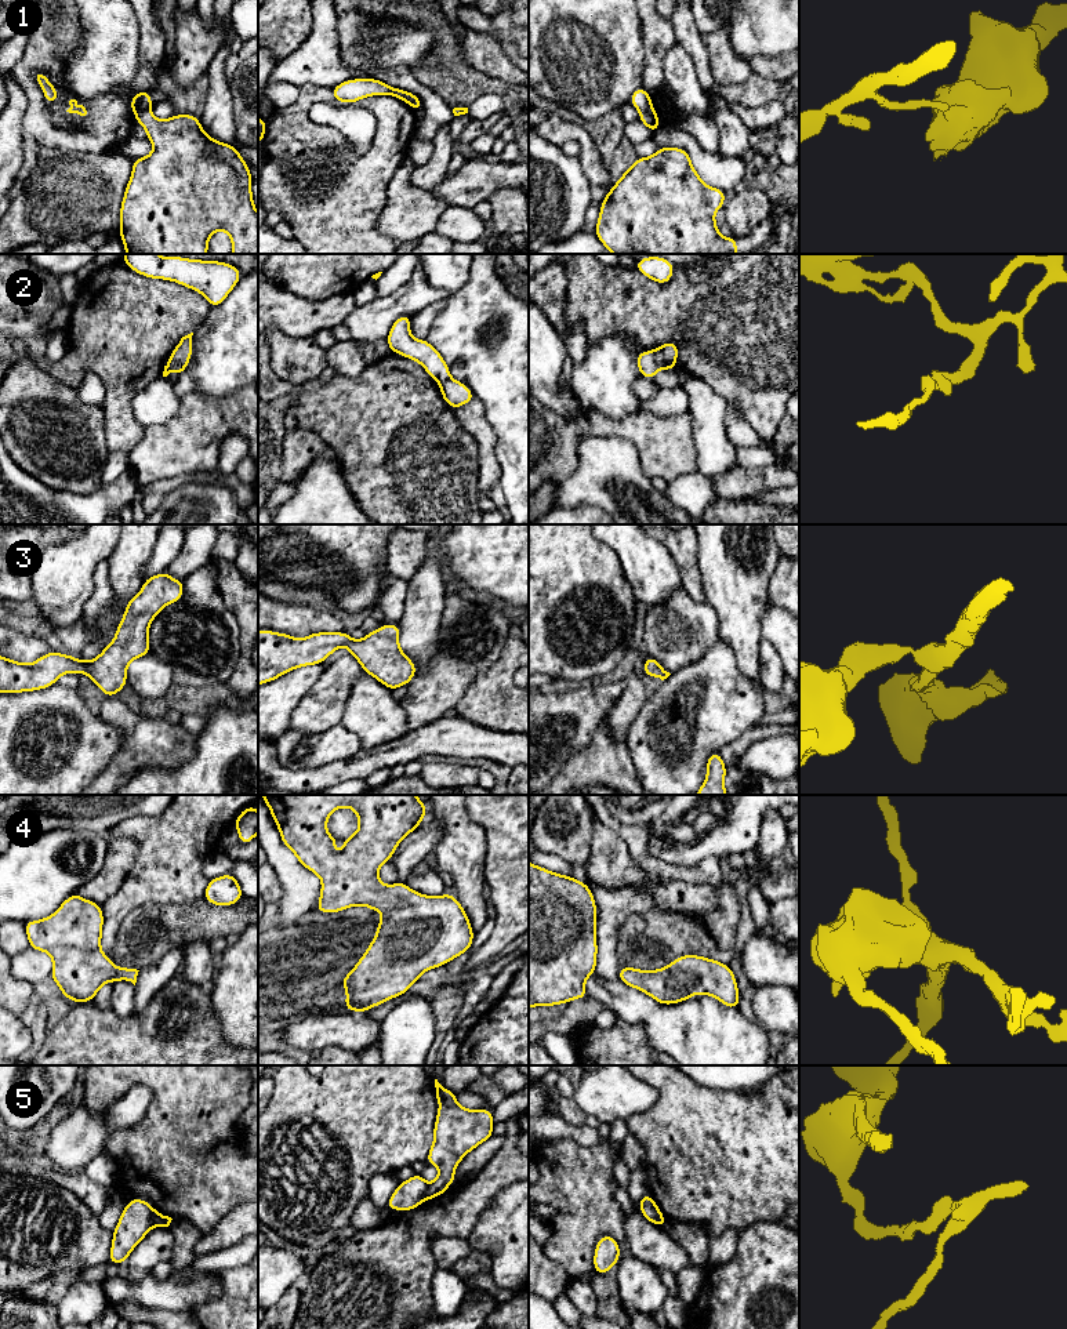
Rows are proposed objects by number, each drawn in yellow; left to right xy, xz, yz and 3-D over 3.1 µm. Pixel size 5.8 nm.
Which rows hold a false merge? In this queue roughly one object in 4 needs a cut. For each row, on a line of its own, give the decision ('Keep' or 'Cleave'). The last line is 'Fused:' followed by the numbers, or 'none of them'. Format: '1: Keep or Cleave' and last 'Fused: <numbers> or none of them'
1: Cleave
2: Cleave
3: Keep
4: Keep
5: Cleave
Fused: 1, 2, 5

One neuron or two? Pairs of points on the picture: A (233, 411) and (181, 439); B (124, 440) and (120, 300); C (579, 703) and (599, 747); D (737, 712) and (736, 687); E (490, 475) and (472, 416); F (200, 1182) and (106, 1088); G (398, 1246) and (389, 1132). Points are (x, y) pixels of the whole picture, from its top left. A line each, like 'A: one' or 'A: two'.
A: one
B: one
C: two
D: one
E: one
F: one
G: two

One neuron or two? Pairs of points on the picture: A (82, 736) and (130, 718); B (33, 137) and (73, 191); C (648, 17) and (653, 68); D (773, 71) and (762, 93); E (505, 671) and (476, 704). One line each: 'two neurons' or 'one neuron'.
A: two neurons
B: two neurons
C: one neuron
D: two neurons
E: one neuron

